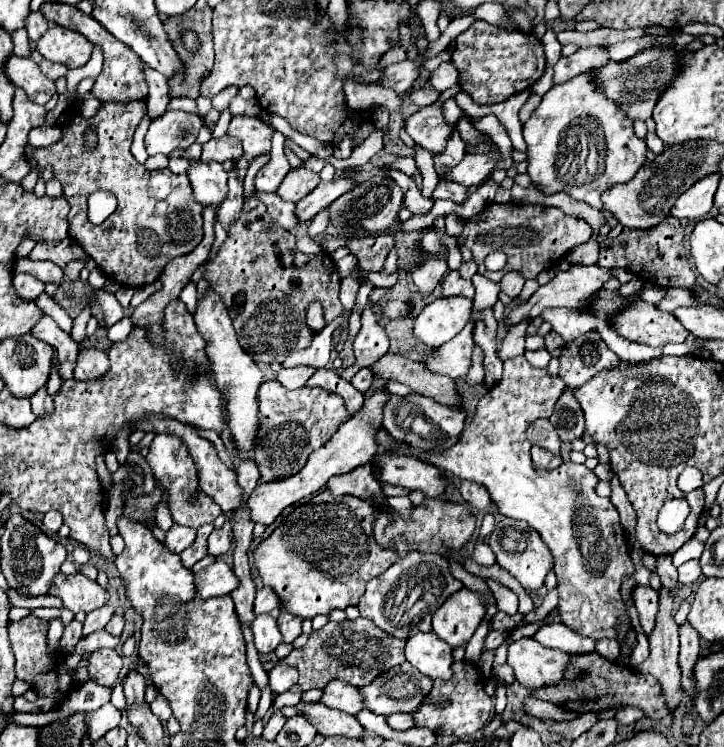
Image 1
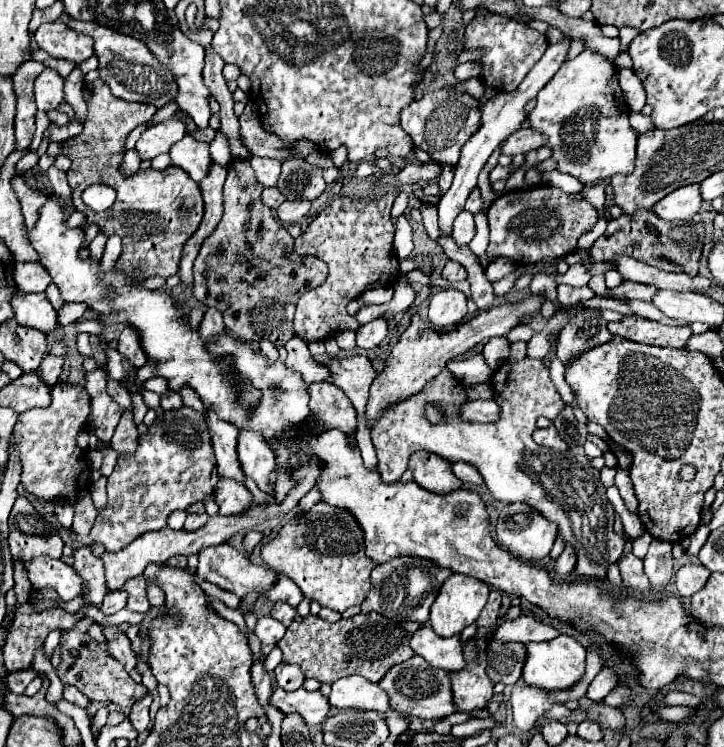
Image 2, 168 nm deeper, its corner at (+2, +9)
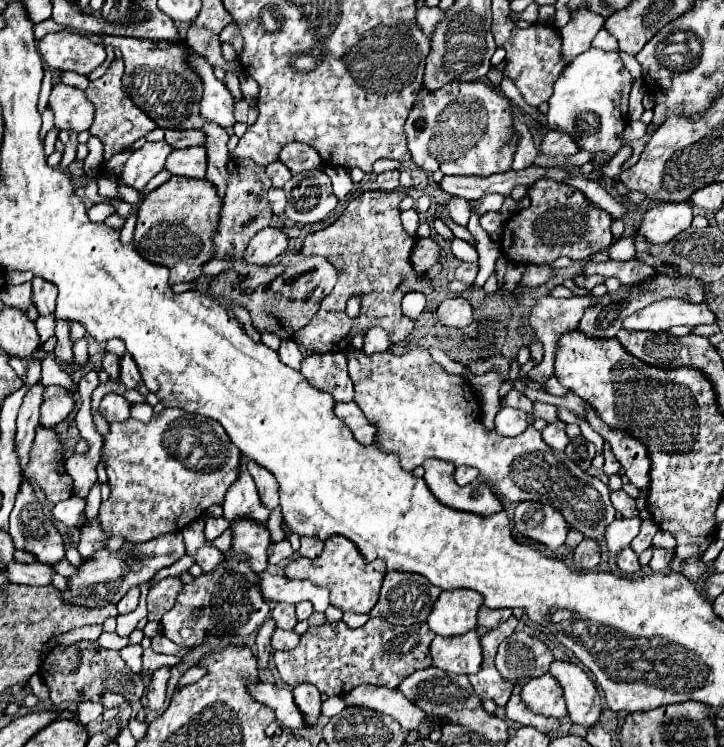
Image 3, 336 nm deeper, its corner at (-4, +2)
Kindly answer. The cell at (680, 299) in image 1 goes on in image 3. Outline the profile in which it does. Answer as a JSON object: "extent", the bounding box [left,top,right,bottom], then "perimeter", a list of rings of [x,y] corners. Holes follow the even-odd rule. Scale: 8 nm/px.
{"extent":[528,295,590,383],"perimeter":[[[590,295],[572,297],[572,299],[556,299],[556,297],[542,297],[530,311],[530,329],[544,345],[544,359],[536,365],[528,377],[536,383],[546,383],[554,375],[554,347],[562,333],[576,329],[580,317],[590,303]]]}

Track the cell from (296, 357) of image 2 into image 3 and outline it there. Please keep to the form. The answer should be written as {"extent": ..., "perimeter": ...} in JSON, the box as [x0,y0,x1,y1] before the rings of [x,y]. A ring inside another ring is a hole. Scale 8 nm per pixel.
{"extent":[278,339,302,369],"perimeter":[[[284,339],[280,349],[278,349],[278,355],[280,355],[280,361],[286,363],[288,367],[292,369],[300,369],[300,363],[302,363],[302,351],[298,349],[298,345],[292,341],[292,339]]]}

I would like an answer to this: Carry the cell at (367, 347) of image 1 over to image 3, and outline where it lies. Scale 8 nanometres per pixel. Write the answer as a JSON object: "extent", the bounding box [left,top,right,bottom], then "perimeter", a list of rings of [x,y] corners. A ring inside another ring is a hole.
{"extent":[364,329,390,355],"perimeter":[[[370,329],[366,339],[364,339],[364,353],[372,355],[372,353],[380,353],[380,351],[388,351],[390,347],[390,337],[388,333],[384,333],[384,329]]]}

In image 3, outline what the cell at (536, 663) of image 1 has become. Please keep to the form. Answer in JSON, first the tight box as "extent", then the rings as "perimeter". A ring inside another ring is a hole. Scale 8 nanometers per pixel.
{"extent":[550,661,602,729],"perimeter":[[[554,661],[550,665],[550,673],[564,687],[566,707],[572,723],[586,729],[598,725],[602,721],[602,701],[590,675],[582,667],[566,661]]]}

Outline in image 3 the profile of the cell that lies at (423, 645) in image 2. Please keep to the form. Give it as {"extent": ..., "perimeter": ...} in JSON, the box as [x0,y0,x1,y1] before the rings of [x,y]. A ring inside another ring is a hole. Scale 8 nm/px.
{"extent":[430,629,482,675],"perimeter":[[[472,629],[472,633],[464,633],[464,637],[434,637],[430,653],[434,665],[442,671],[456,675],[478,673],[482,663],[480,633]]]}

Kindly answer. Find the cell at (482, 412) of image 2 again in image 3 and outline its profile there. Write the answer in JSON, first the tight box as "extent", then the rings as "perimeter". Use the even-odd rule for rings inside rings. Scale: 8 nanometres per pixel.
{"extent":[496,407,528,437],"perimeter":[[[504,407],[496,415],[496,431],[500,435],[518,437],[520,433],[524,433],[526,427],[528,427],[528,419],[526,419],[524,411],[518,411],[518,409],[512,409],[512,407]]]}

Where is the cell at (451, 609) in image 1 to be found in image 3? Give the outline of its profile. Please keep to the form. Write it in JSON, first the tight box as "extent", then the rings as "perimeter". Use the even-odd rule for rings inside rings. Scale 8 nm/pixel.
{"extent":[426,589,482,637],"perimeter":[[[472,589],[442,591],[426,623],[436,635],[442,637],[468,633],[476,627],[476,613],[482,603],[480,593]]]}

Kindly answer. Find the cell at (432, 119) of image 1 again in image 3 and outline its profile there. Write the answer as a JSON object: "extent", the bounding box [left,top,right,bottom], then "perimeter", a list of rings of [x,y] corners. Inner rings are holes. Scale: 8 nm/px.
{"extent":[404,83,520,177],"perimeter":[[[448,83],[442,89],[422,97],[410,111],[404,133],[412,161],[424,171],[442,171],[444,175],[490,177],[512,169],[512,159],[520,141],[514,129],[512,105],[494,87],[474,83]]]}

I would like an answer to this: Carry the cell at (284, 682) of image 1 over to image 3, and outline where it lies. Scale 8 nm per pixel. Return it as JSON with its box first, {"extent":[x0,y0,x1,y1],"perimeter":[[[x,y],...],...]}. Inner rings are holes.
{"extent":[294,683,322,727],"perimeter":[[[302,683],[294,689],[294,703],[300,709],[300,713],[304,715],[304,723],[308,727],[314,727],[320,719],[320,707],[322,707],[320,691],[314,685]]]}

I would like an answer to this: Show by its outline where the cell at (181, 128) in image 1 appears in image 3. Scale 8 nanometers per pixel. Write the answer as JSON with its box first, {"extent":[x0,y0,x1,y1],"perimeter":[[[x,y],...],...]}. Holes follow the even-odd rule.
{"extent":[120,141,172,191],"perimeter":[[[164,141],[160,143],[144,143],[138,151],[134,151],[120,171],[120,183],[140,191],[146,183],[164,167],[164,161],[172,153],[172,147]]]}

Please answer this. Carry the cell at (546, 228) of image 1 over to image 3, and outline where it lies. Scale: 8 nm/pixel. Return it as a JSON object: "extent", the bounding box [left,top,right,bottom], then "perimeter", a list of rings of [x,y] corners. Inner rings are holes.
{"extent":[504,179,612,263],"perimeter":[[[540,179],[530,185],[528,193],[530,205],[512,215],[504,229],[510,233],[510,245],[504,247],[504,251],[510,253],[510,249],[516,249],[518,263],[552,263],[560,255],[566,255],[574,261],[588,259],[594,253],[608,249],[608,245],[612,243],[612,217],[606,211],[594,207],[582,191],[566,183]]]}

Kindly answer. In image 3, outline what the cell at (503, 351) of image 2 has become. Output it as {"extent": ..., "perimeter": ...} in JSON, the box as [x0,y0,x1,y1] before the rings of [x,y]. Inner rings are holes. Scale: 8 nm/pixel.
{"extent":[470,371,502,431],"perimeter":[[[488,371],[486,375],[472,377],[470,385],[476,391],[476,397],[482,405],[482,425],[488,431],[494,430],[494,418],[498,413],[498,389],[502,385],[502,379],[496,371]]]}

